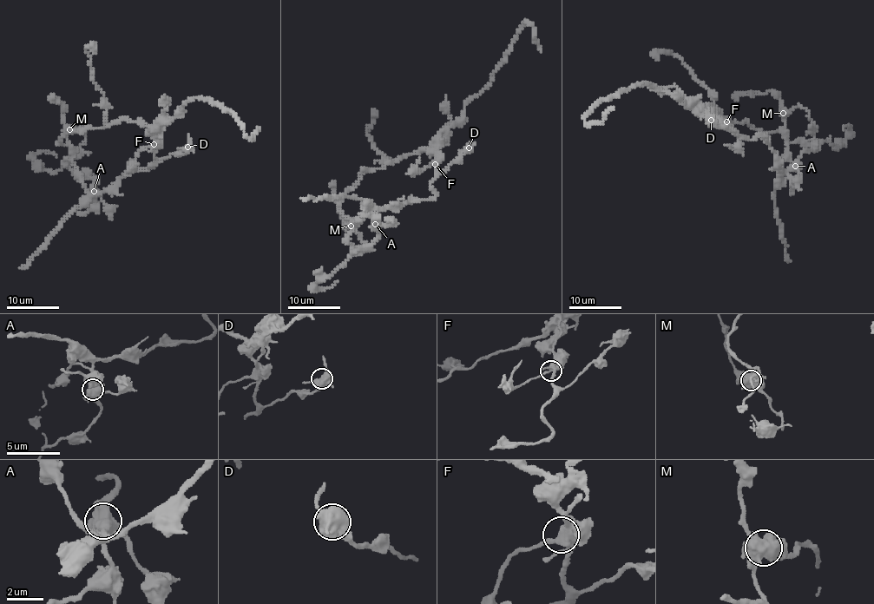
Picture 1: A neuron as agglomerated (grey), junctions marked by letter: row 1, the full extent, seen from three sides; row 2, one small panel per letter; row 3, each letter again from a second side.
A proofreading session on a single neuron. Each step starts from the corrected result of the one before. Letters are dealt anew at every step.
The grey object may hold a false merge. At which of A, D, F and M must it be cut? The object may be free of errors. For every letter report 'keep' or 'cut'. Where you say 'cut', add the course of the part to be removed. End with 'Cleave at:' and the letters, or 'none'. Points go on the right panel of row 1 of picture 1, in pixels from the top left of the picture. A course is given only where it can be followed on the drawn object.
A: keep
D: keep
F: keep
M: cut; foreign part runs (783, 113), (785, 123), (770, 133), (643, 82), (604, 99), (585, 122), (600, 123), (613, 106)
Cleave at: M

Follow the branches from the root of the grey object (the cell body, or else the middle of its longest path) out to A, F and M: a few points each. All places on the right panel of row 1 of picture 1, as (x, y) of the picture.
A: (737, 134), (750, 139), (762, 134), (775, 154), (782, 172), (795, 166)
F: (737, 134), (726, 126), (726, 121)
M: (737, 134), (750, 139), (762, 134), (775, 154), (782, 173), (787, 150), (783, 113)

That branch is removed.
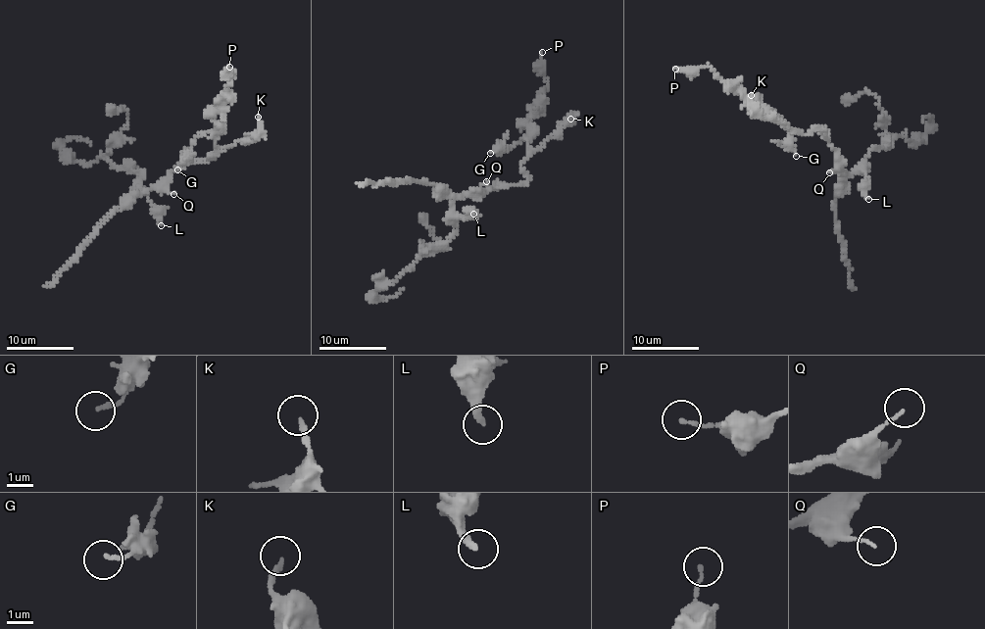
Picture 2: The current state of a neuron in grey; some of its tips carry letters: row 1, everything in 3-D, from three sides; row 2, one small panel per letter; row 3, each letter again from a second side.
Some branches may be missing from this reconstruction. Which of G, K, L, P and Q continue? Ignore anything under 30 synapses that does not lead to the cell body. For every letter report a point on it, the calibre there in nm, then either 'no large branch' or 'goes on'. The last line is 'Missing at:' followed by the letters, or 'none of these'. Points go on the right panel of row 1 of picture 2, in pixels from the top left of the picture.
G: place (796, 156); calibre 130 nm; no large branch
K: place (751, 95); calibre 160 nm; no large branch
L: place (868, 199); calibre 280 nm; no large branch
P: place (675, 69); calibre 130 nm; no large branch
Q: place (829, 172); calibre 110 nm; no large branch
Missing at: none of these

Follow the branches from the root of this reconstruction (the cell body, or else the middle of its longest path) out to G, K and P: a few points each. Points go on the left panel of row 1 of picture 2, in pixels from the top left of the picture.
G: (169, 177), (180, 164), (211, 160), (216, 133), (199, 133), (190, 158), (177, 169)
K: (169, 177), (180, 164), (206, 162), (229, 145), (253, 141), (261, 126), (258, 117)
P: (169, 177), (180, 164), (206, 162), (216, 153), (214, 118), (234, 74), (229, 67)

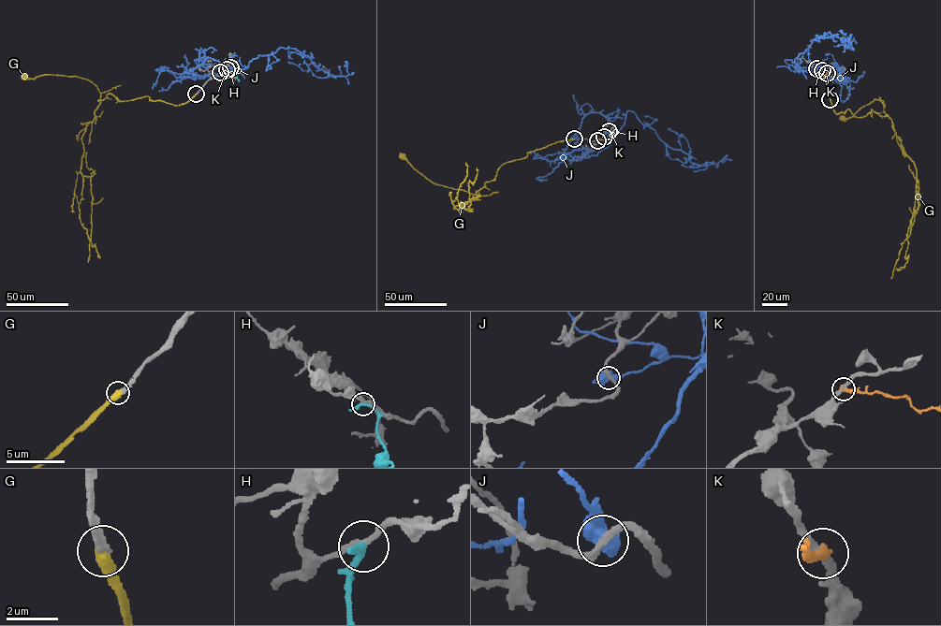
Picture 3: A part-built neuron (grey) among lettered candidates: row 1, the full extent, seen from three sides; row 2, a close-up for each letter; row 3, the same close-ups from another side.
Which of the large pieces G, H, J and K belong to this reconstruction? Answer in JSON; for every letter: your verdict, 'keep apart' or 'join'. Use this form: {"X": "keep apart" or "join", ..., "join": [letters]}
{"G": "join", "H": "keep apart", "J": "keep apart", "K": "keep apart", "join": ["G"]}

